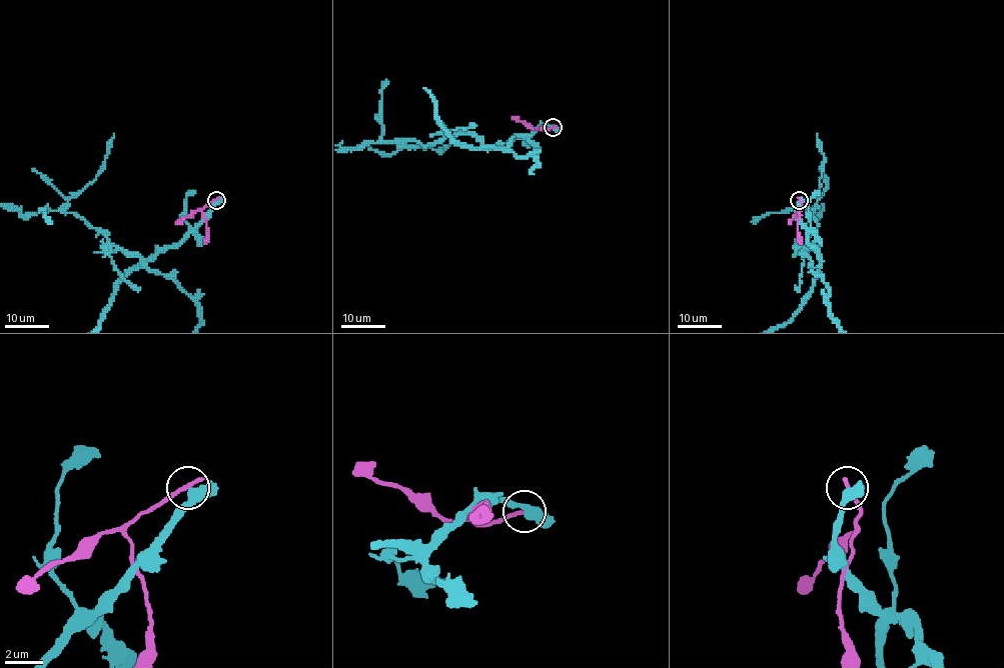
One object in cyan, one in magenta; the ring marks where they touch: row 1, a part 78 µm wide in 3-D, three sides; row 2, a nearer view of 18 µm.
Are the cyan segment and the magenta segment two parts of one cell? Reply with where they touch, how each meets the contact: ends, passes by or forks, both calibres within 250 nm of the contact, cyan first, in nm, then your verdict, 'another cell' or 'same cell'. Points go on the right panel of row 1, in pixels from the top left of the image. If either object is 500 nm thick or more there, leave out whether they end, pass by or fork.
place (799, 200); cyan passes by; magenta ends; calibres 440 and 300 nm; another cell

